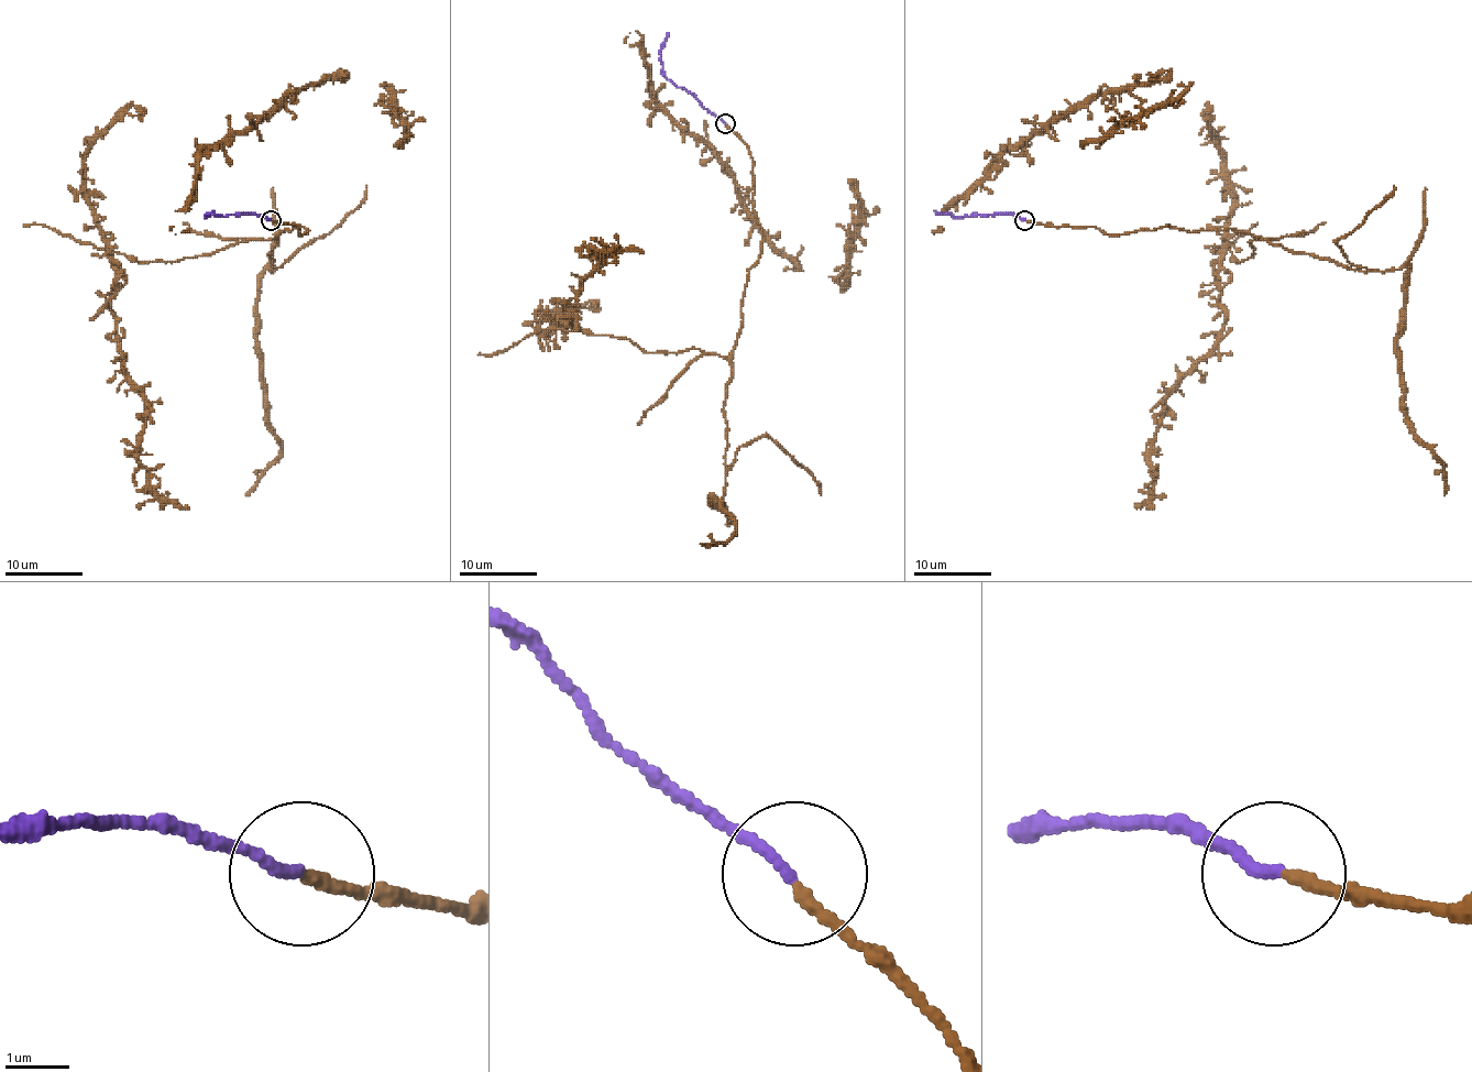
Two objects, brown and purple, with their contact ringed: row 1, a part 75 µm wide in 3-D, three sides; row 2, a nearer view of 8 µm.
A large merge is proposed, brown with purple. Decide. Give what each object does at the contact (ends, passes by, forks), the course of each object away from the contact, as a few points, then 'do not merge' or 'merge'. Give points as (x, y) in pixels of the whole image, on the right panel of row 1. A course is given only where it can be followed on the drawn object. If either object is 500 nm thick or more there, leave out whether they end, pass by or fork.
brown ends there; purple ends there; brown runs (1025, 220), (1258, 240), (1253, 258), (1228, 250), (1220, 341), (1165, 400), (1154, 509); purple runs (1023, 220), (1013, 215), (952, 217), (934, 210); merge

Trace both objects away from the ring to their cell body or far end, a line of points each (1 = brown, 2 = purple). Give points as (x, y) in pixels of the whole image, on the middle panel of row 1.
1: (725, 124), (753, 160), (762, 229), (735, 349), (644, 352), (563, 327), (601, 263), (593, 249), (644, 253)
2: (725, 122), (665, 76), (661, 51), (669, 33)

